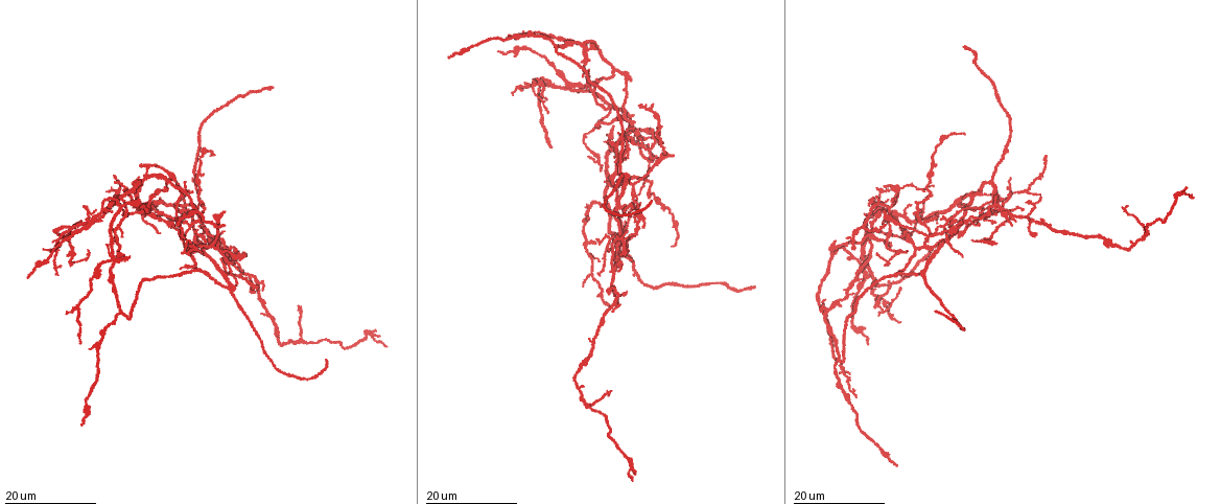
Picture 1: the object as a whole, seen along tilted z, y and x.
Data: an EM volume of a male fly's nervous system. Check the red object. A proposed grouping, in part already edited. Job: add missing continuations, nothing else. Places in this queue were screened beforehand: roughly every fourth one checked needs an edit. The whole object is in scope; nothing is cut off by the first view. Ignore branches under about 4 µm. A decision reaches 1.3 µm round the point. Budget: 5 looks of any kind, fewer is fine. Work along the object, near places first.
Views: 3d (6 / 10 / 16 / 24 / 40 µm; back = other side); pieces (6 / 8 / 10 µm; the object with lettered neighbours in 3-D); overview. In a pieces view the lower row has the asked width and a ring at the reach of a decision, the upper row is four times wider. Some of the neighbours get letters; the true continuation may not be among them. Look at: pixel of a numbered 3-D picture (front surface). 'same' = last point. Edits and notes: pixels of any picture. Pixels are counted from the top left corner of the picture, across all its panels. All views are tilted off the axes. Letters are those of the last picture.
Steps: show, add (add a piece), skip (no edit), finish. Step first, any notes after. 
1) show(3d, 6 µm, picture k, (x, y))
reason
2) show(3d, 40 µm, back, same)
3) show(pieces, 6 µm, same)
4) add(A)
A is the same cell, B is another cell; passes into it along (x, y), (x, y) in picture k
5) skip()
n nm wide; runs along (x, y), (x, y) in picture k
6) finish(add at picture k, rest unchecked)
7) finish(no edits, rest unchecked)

show(3d, 24 µm, picture 1, (963, 257))
an open end

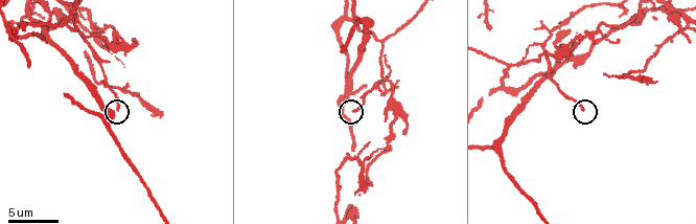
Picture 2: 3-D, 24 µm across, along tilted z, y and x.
show(pieces, 6 µm, picture 2, (584, 107))

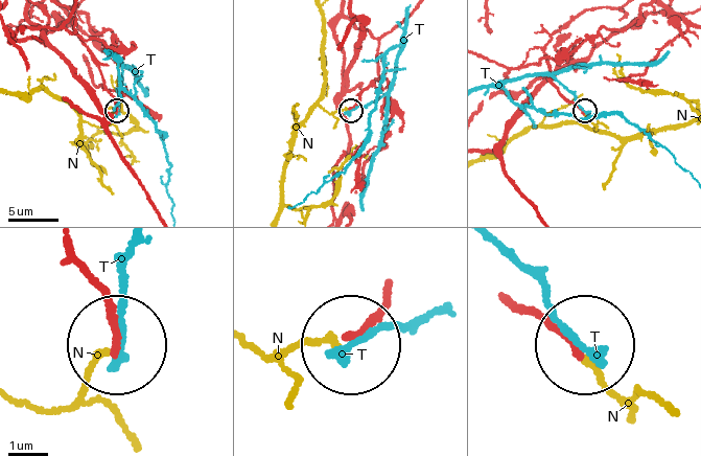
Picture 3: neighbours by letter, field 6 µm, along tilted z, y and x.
skip()
N and T are other cells; runs along (74, 257), (103, 295), (117, 340) in picture 3; no lettered piece goes on from it

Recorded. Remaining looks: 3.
show(3d, 16 µm, picture 1, (298, 306))
thin end

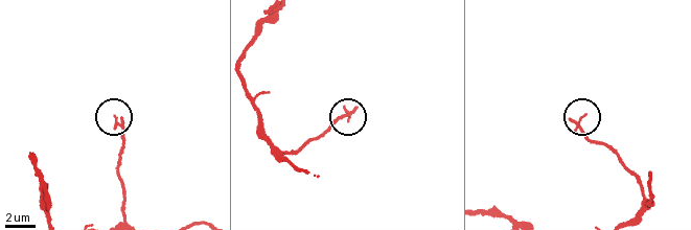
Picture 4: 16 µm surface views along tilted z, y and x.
show(pieces, 10 µm, picture 4, (346, 119))
see the neighbours

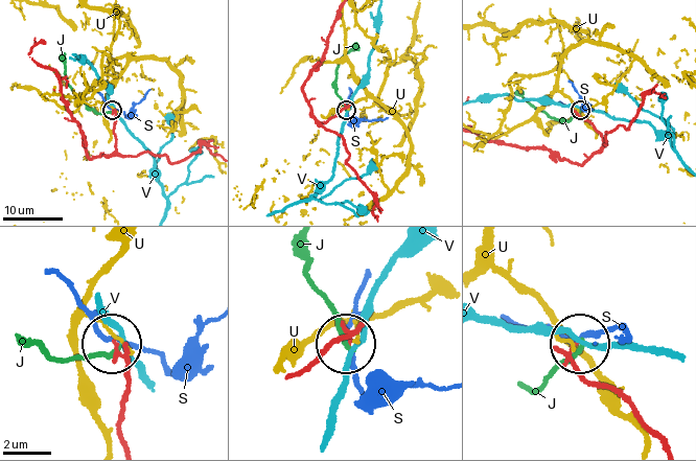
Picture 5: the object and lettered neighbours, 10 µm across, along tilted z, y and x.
skip()
J, S, U and V are other cells; runs along (125, 443), (120, 421), (128, 371), (114, 344) in picture 5; none of them fits

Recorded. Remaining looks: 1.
finish(no edits, rest unchecked)

